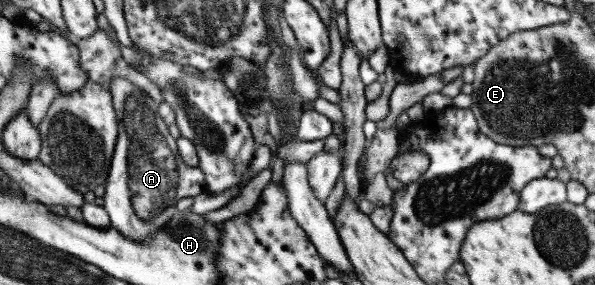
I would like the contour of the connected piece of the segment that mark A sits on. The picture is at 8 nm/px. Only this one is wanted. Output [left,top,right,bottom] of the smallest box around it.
[99,78,206,242]

